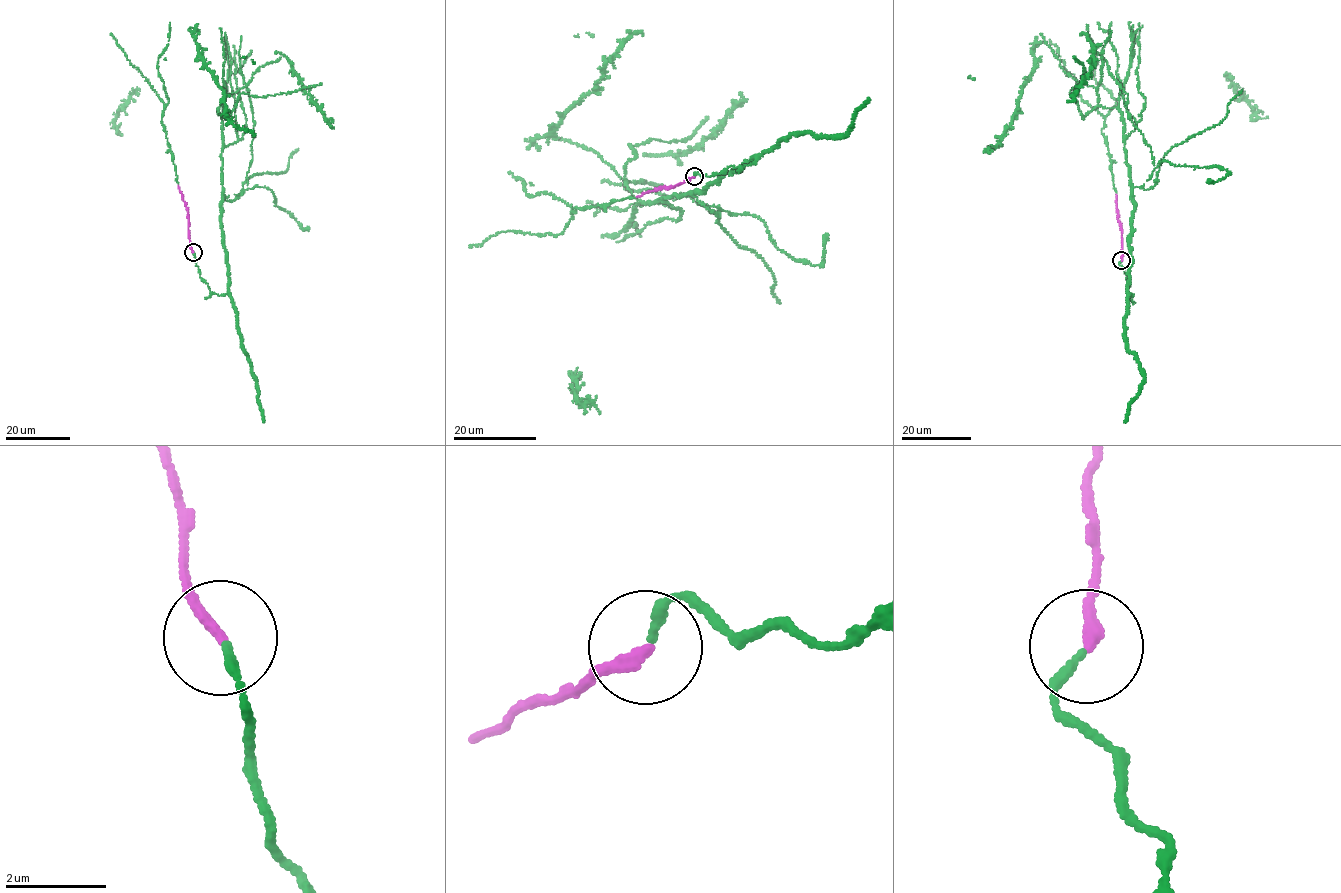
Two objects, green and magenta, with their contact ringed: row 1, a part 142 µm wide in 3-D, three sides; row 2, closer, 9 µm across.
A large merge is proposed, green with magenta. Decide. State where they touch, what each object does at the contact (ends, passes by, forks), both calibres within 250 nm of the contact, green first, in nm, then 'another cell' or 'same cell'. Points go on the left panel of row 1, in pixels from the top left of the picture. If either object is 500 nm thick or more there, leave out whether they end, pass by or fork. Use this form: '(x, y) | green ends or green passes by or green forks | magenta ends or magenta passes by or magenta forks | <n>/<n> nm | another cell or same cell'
(193, 252) | green ends | magenta ends | 170/200 nm | same cell

